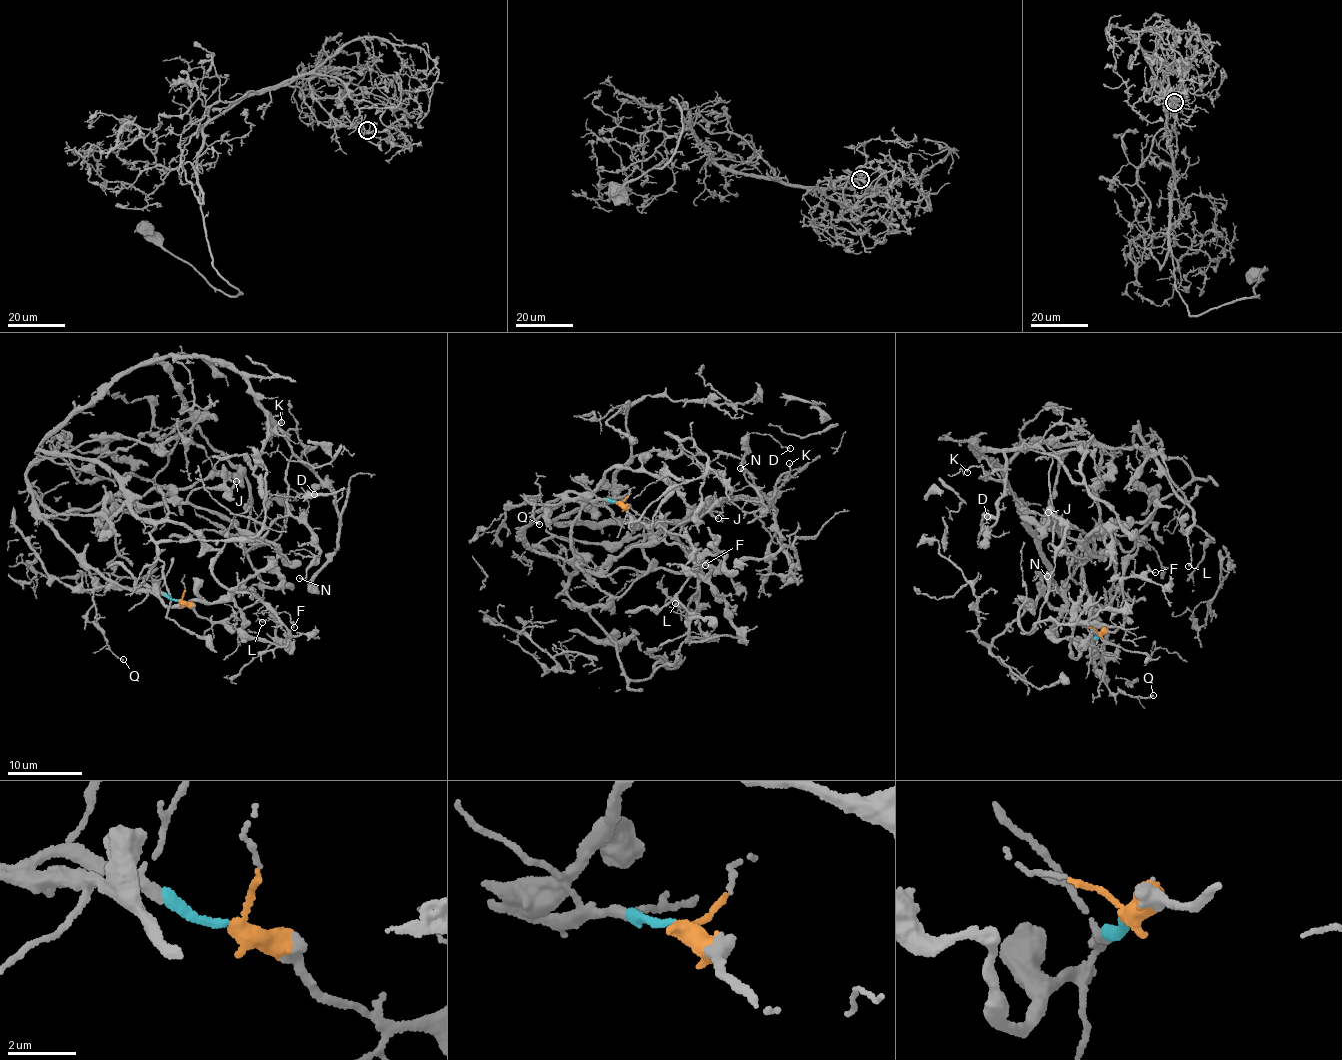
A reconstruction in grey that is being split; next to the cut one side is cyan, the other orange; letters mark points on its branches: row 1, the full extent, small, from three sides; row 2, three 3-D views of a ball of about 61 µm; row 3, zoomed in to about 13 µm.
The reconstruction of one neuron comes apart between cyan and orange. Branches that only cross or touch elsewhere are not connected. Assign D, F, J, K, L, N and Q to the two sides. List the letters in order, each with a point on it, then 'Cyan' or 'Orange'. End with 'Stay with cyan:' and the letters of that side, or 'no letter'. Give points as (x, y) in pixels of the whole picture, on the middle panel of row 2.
D: Place: (790, 448). Cyan
F: Place: (705, 565). Orange
J: Place: (718, 518). Cyan
K: Place: (789, 463). Cyan
L: Place: (675, 603). Cyan
N: Place: (740, 468). Cyan
Q: Place: (539, 524). Cyan
Stay with cyan: D, J, K, L, N, Q

